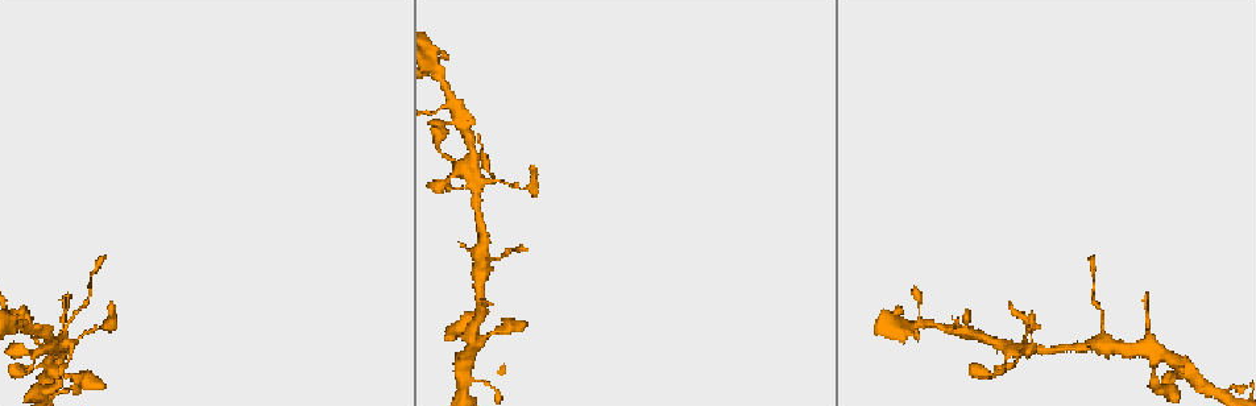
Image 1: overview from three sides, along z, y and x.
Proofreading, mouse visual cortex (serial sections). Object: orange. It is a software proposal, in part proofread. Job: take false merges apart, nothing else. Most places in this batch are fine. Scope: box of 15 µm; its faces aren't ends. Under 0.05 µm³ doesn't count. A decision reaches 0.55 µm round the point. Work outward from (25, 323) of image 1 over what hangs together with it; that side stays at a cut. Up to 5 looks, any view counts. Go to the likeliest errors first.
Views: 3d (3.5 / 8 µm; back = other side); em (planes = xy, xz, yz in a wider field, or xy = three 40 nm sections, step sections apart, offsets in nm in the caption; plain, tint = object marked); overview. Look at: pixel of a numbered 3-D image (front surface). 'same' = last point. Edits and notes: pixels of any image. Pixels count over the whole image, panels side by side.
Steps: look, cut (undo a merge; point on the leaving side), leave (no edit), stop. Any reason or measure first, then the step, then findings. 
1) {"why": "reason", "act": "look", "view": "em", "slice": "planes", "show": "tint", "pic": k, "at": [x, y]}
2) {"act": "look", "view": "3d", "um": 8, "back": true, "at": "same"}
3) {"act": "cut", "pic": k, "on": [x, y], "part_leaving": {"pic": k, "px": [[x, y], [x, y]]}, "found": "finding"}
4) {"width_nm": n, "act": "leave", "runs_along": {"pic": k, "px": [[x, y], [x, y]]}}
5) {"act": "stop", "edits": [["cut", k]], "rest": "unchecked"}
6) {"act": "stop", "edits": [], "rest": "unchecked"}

{"why": "looks like a crossing", "act": "look", "view": "em", "slice": "xy", "step": 3, "show": "tint", "pic": 1, "at": [54, 352]}

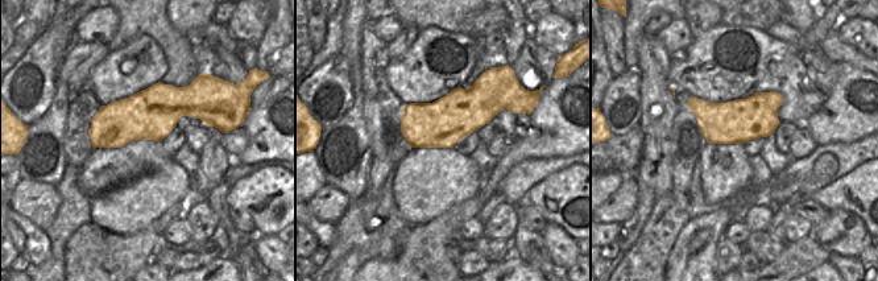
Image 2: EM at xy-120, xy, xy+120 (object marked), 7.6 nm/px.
{"why": "see where the arms go", "act": "look", "view": "3d", "um": 3.5, "at": "same"}

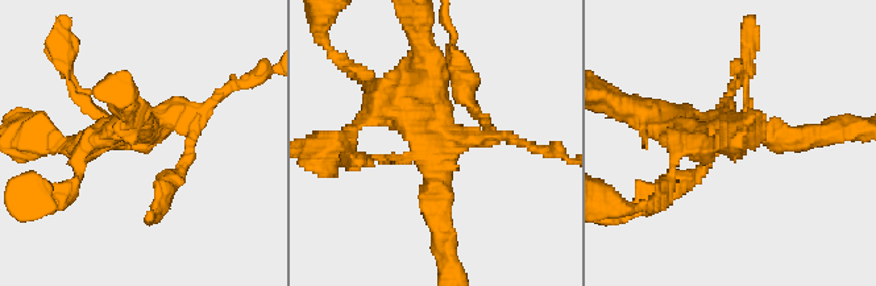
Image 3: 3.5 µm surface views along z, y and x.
{"act": "leave", "runs_along": {"pic": 3, "px": [[640, 111], [697, 127], [812, 136]]}, "found": "all the same cell"}

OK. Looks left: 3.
{"why": "small branch off a trunk", "act": "look", "view": "3d", "um": 3.5, "pic": 1, "at": [1094, 342]}

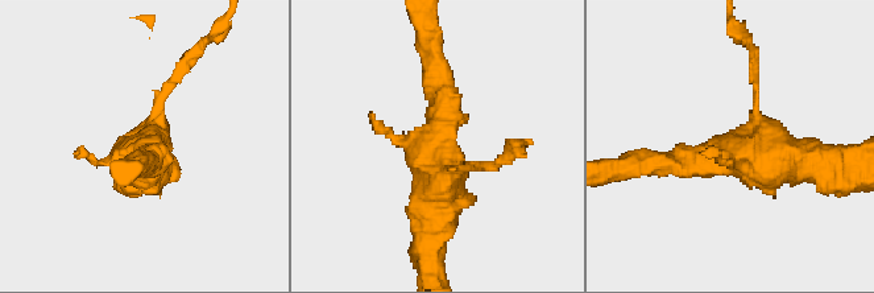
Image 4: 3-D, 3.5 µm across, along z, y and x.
{"why": "shape alone is not enough", "act": "look", "view": "em", "slice": "xy", "step": 1, "show": "tint", "pic": 4, "at": [436, 147]}

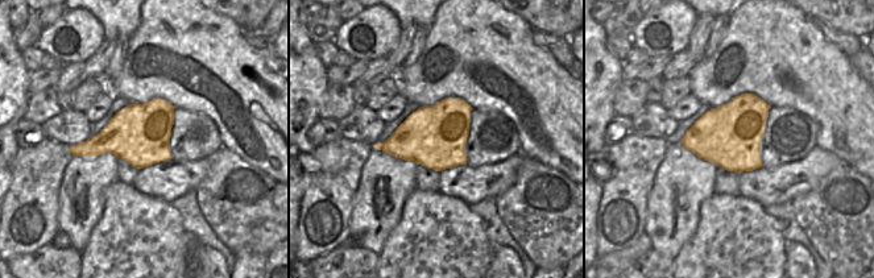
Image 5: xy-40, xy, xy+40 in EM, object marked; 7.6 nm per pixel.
{"act": "leave", "runs_along": {"pic": 4, "px": [[442, 78], [430, 251]]}, "found": "one cell here"}

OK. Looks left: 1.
{"act": "stop", "edits": [], "rest": "unchecked"}

